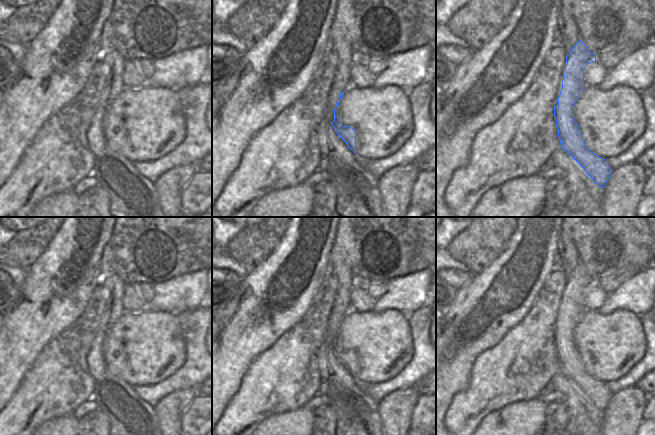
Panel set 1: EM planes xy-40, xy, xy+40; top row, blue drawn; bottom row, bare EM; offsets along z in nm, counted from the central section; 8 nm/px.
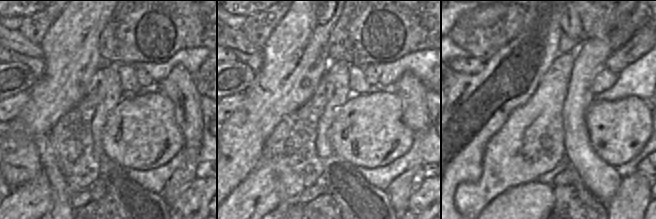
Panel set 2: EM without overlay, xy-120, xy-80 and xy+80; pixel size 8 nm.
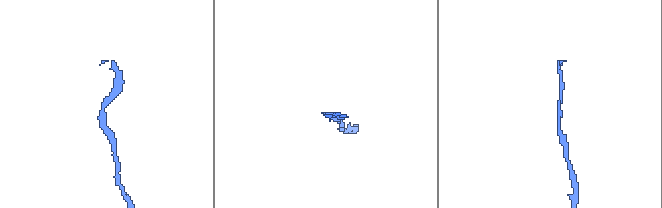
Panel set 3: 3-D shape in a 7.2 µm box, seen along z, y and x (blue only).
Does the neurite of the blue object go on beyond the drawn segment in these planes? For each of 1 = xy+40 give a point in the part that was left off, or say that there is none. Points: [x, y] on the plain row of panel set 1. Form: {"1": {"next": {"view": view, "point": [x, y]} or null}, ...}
{"1": {"next": null}}

